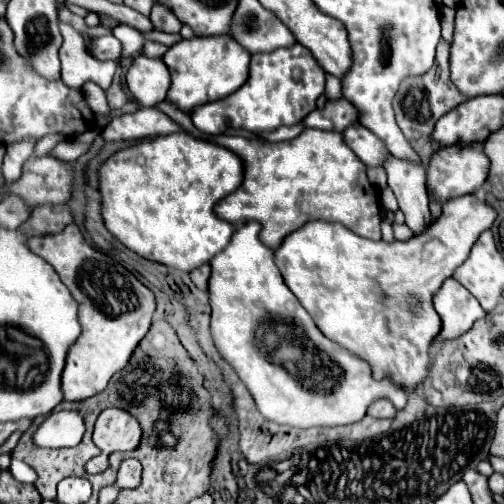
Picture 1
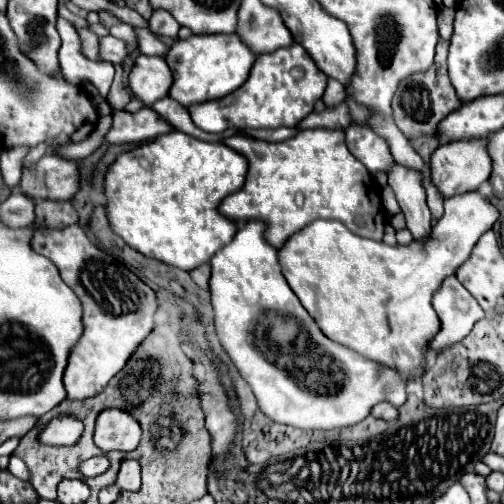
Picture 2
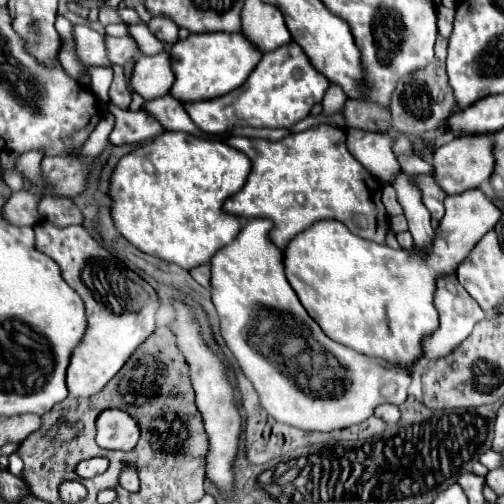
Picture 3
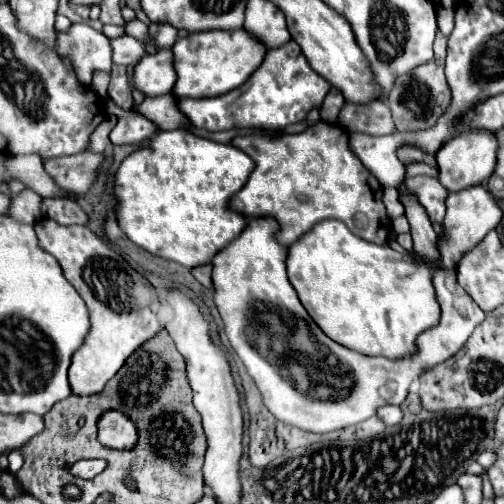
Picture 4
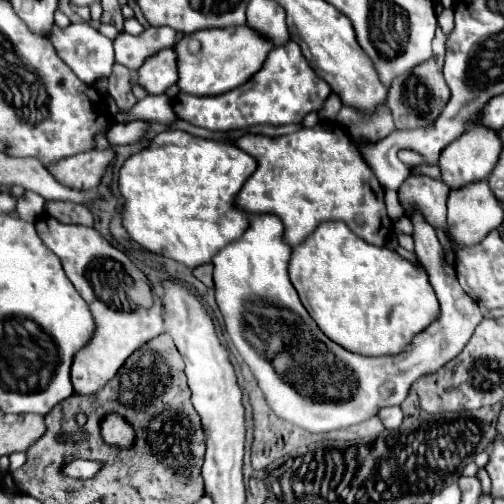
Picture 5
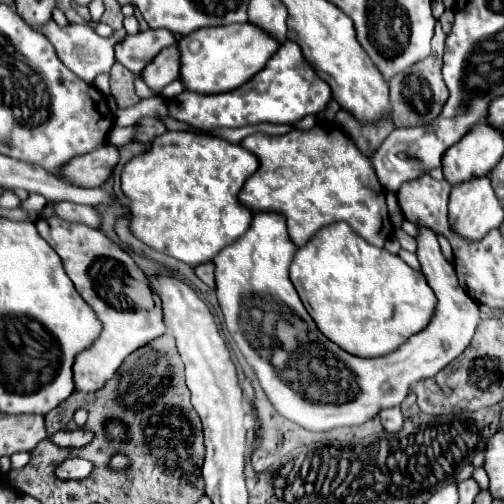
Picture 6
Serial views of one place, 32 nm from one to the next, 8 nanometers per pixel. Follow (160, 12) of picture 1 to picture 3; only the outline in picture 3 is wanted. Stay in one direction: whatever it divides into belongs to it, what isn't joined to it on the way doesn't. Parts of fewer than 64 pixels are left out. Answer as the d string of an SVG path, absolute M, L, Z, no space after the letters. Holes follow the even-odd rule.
M152 18L150 20L150 32L162 42L162 44L174 44L178 40L178 26L172 20L164 18Z

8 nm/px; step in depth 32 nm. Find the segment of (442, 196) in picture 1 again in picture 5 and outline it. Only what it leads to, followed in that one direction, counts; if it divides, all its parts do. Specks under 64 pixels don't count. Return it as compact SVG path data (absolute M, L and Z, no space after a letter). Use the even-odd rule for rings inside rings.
M472 124L460 140L454 140L448 148L440 154L440 168L442 168L442 182L446 182L450 188L460 188L464 184L470 184L474 180L484 180L494 170L498 158L502 152L500 136L498 132L492 132L490 128L484 128L482 124Z

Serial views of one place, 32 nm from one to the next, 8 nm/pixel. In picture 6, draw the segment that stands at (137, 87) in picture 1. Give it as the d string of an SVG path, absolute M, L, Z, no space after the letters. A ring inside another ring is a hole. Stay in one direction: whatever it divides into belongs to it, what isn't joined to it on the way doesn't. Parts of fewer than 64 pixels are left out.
M172 44L168 48L164 48L142 72L144 82L156 90L162 92L162 88L170 82L174 82L176 78L180 78L180 50L178 44Z

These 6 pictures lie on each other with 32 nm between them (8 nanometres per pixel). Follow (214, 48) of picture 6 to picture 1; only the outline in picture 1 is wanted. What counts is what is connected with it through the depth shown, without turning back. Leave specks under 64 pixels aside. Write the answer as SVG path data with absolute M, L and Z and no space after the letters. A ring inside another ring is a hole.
M192 36L190 40L180 40L164 54L164 62L172 76L172 86L168 90L168 100L180 110L190 112L194 106L226 98L236 92L248 78L252 54L242 48L232 36Z

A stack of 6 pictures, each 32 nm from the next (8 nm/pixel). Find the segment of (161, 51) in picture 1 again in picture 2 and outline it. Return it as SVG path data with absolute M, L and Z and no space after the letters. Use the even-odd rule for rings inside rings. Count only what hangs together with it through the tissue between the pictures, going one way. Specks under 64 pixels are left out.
M134 28L136 36L138 36L139 51L147 56L164 55L168 51L168 47L157 39L154 34L147 28Z

